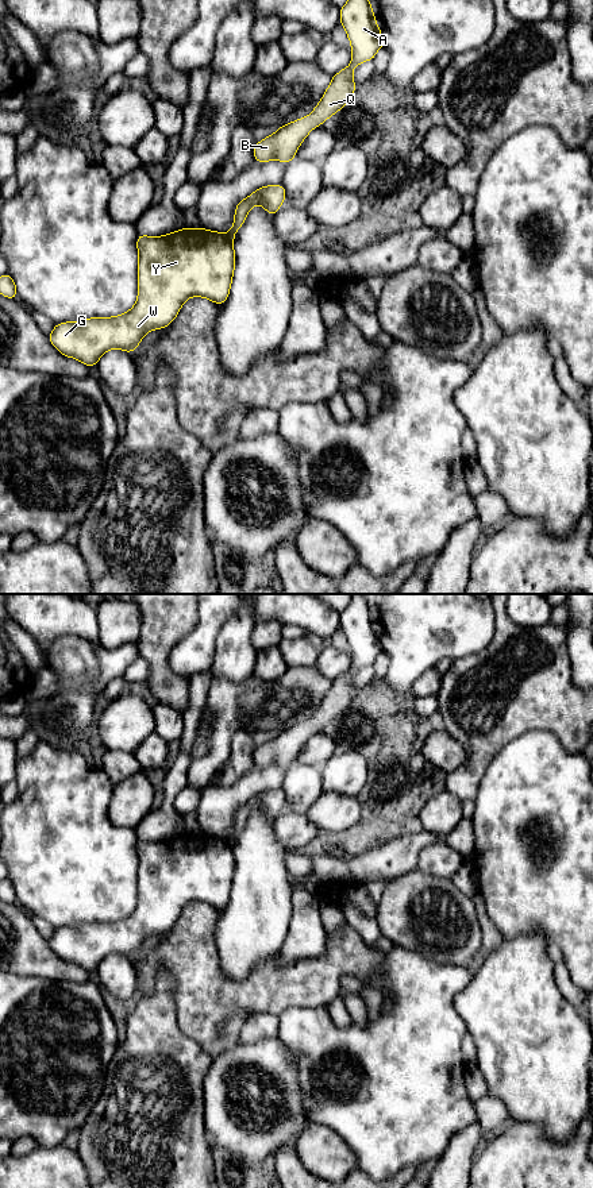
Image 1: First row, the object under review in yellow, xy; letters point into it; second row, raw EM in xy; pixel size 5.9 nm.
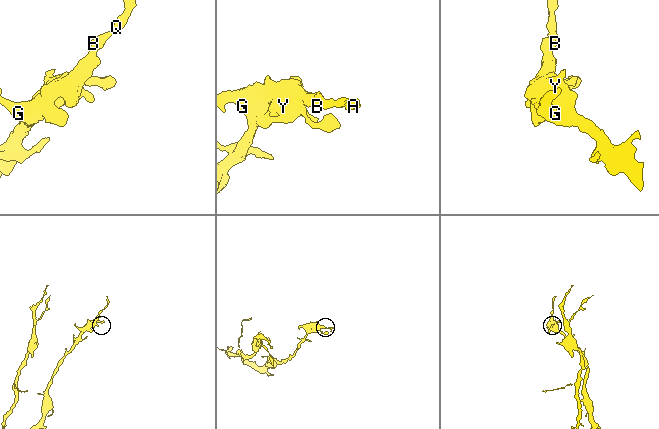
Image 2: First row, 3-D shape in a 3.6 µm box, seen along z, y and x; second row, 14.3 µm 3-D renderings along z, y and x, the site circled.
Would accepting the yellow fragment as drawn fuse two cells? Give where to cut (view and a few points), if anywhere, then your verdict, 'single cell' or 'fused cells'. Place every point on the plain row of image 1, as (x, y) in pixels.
cut none; single cell

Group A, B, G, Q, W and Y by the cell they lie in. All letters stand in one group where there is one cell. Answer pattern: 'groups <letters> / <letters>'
groups A B G Q W Y

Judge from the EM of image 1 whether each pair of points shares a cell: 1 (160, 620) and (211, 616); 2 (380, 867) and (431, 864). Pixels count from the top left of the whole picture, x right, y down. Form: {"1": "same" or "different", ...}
{"1": "different", "2": "different"}

